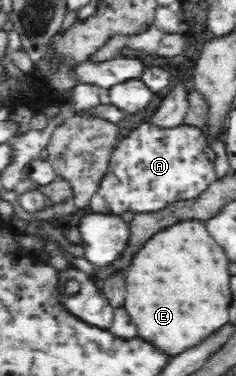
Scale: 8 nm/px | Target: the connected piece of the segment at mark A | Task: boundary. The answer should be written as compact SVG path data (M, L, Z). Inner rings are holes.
M143 123L132 130L128 136L114 148L110 165L100 189L92 196L89 206L93 213L122 215L127 212L154 212L178 202L178 200L196 199L212 182L217 180L215 161L217 156L208 146L201 130L182 124L175 128L160 128L154 124Z

